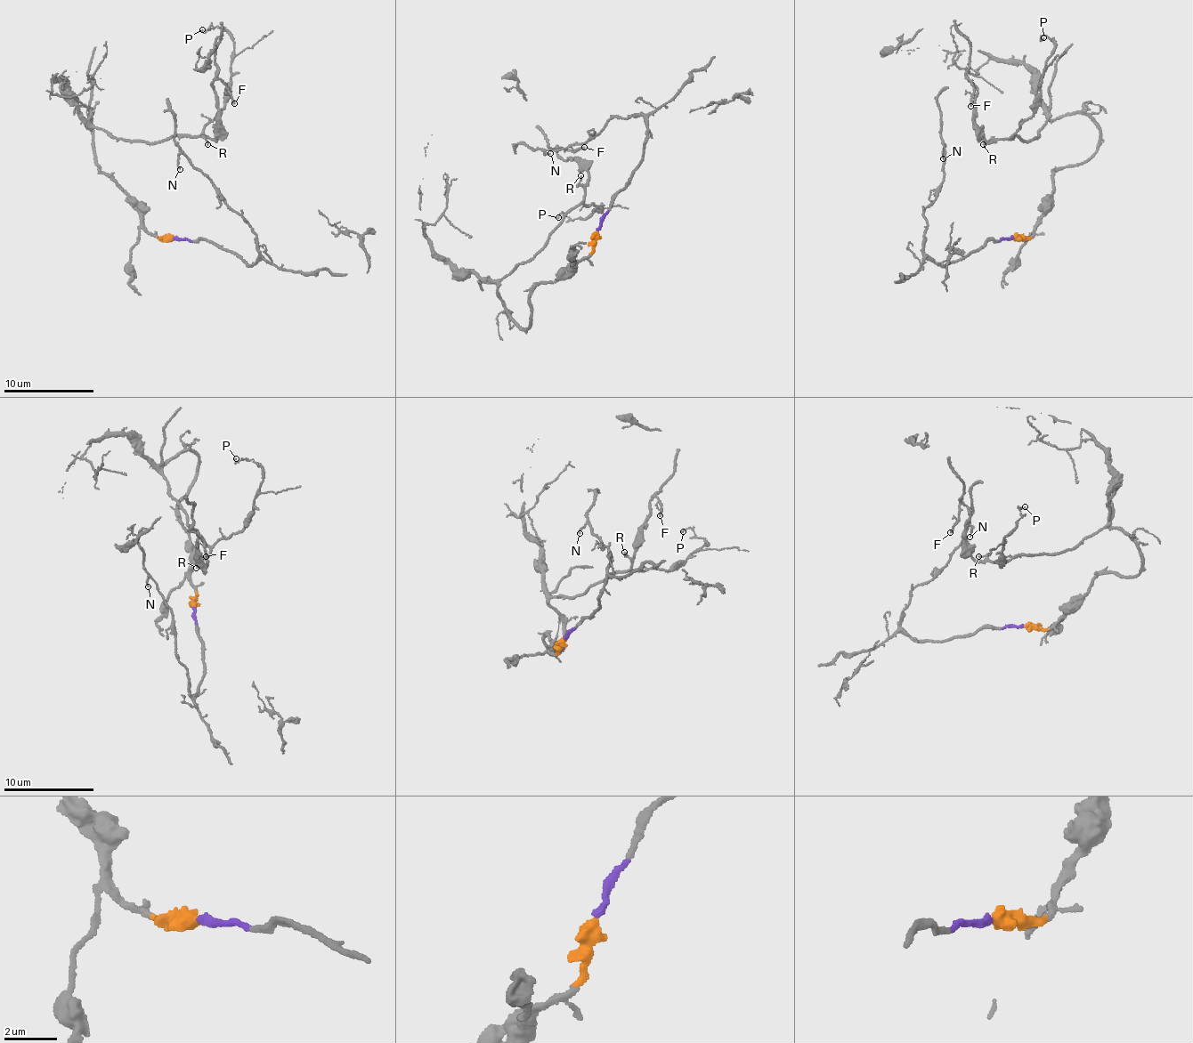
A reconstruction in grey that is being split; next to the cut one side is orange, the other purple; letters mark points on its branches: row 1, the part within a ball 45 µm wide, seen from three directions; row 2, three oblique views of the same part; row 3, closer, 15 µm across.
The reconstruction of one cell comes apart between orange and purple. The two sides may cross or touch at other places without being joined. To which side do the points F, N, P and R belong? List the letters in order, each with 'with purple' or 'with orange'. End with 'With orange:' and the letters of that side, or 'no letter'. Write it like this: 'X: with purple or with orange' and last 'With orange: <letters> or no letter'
F: with orange
N: with purple
P: with orange
R: with orange
With orange: F, P, R

